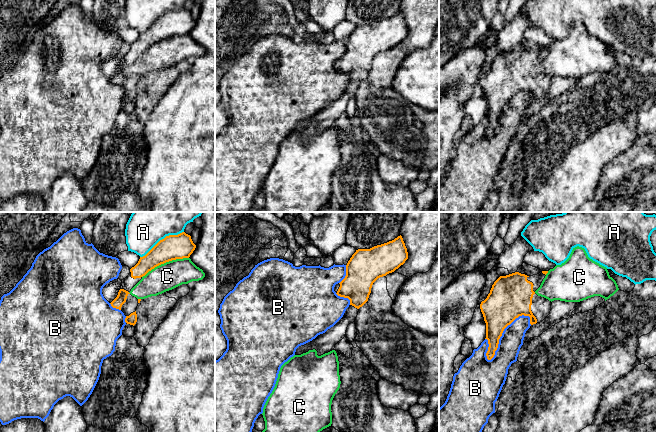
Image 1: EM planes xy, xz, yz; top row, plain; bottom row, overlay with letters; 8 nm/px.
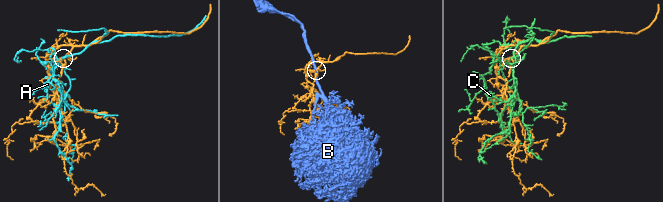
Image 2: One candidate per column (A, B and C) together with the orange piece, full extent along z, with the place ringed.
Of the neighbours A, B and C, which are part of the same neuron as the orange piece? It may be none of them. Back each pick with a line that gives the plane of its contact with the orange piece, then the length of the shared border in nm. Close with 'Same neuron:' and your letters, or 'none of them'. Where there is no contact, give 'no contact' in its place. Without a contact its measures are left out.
Same neuron: none of them

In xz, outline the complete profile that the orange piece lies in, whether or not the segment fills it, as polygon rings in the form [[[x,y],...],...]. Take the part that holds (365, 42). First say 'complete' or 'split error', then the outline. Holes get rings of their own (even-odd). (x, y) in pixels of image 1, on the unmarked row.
split error; [[[402,12],[370,25],[358,25],[346,41],[346,52],[339,59],[337,71],[348,74],[350,81],[343,93],[325,109],[299,122],[295,131],[315,125],[321,132],[334,126],[335,121],[346,113],[350,99],[355,98],[359,84],[369,74],[373,59],[380,53],[394,48],[408,35],[408,28]]]

